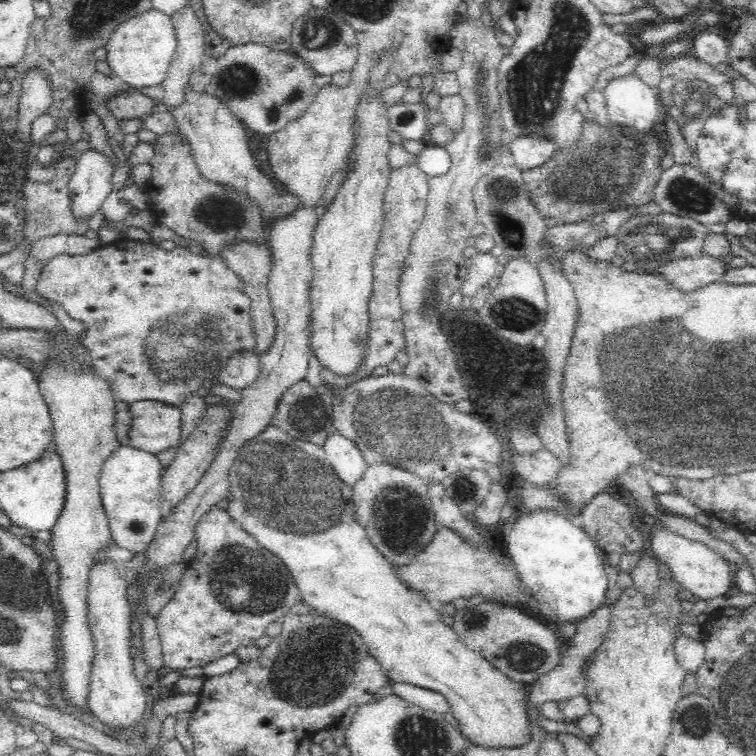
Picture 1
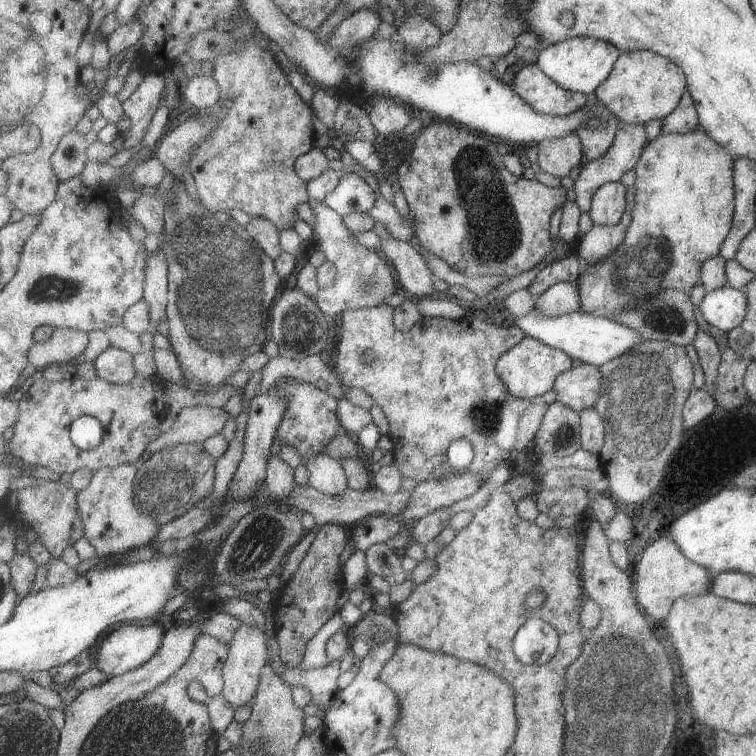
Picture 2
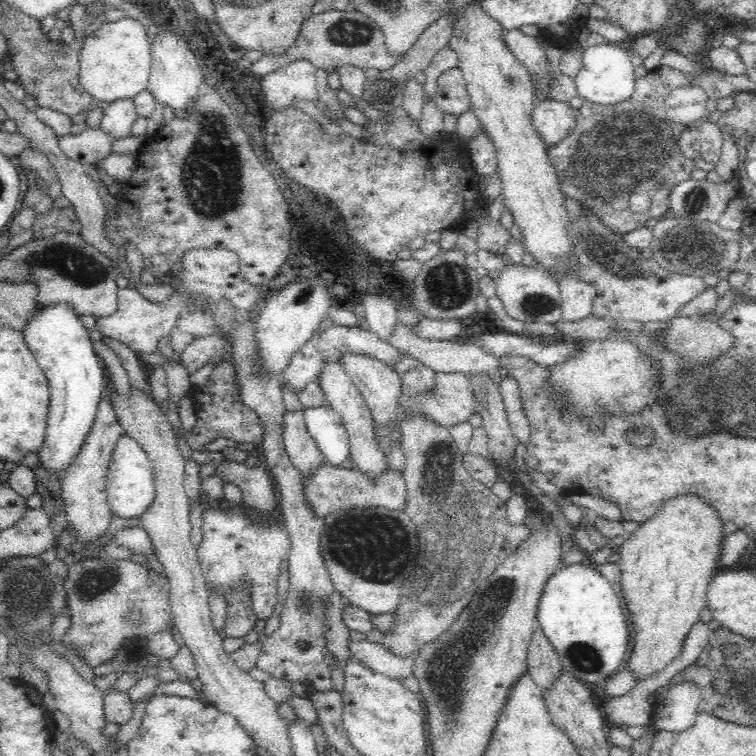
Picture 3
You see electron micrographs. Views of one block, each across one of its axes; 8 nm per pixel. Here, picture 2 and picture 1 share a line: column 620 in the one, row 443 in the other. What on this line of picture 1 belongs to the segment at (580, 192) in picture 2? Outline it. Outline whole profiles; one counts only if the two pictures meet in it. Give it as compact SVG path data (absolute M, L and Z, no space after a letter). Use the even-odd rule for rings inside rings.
M144 400L128 403L128 411L132 420L126 437L131 447L156 454L180 442L181 408L174 408L156 400Z

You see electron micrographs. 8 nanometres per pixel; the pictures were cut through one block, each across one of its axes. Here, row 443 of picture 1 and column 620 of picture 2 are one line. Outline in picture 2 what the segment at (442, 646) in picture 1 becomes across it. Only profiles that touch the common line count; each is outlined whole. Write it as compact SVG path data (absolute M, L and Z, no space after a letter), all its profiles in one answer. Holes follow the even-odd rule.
M701 127L687 134L659 133L646 144L633 167L636 176L633 184L634 207L630 212L631 219L623 242L601 262L591 266L583 265L584 270L575 281L579 290L577 312L613 321L615 314L637 306L637 301L655 296L661 290L677 290L688 294L693 286L699 285L701 264L707 258L719 255L721 243L732 224L734 190L731 180L734 161Z

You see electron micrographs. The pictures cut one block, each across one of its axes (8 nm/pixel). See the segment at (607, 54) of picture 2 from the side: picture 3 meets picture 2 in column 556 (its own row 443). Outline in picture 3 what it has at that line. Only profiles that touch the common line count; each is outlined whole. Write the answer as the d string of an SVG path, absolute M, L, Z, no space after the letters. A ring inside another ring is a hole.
M56 304L56 306L39 307L39 309L28 320L23 332L26 344L33 352L38 366L46 375L49 389L50 403L46 434L42 446L37 451L38 466L43 467L44 471L49 472L50 475L55 474L62 477L63 472L74 462L86 437L90 434L98 412L98 404L104 396L106 372L103 370L100 360L98 360L96 351L92 349L92 342L90 342L91 339L88 336L87 329L78 320L77 313L72 307L68 304Z

